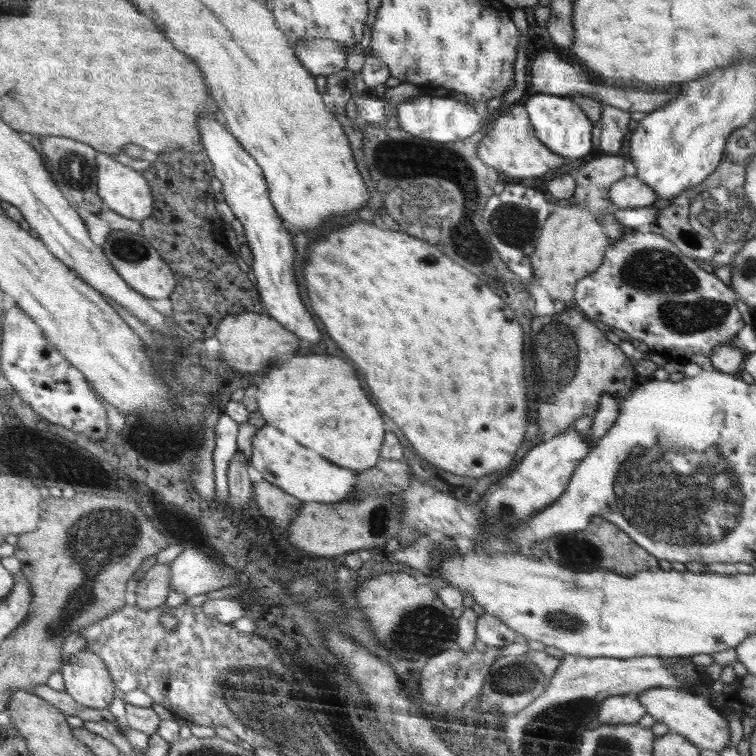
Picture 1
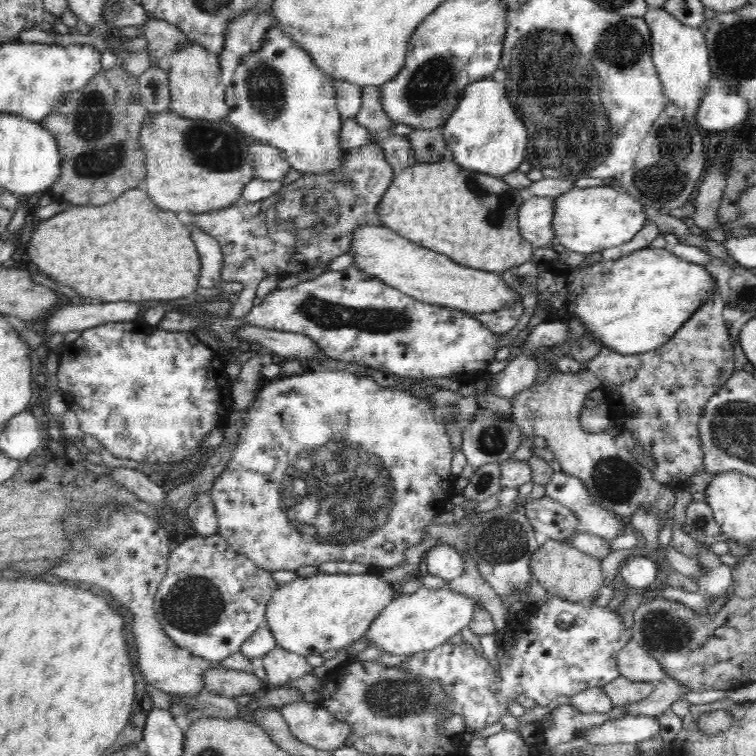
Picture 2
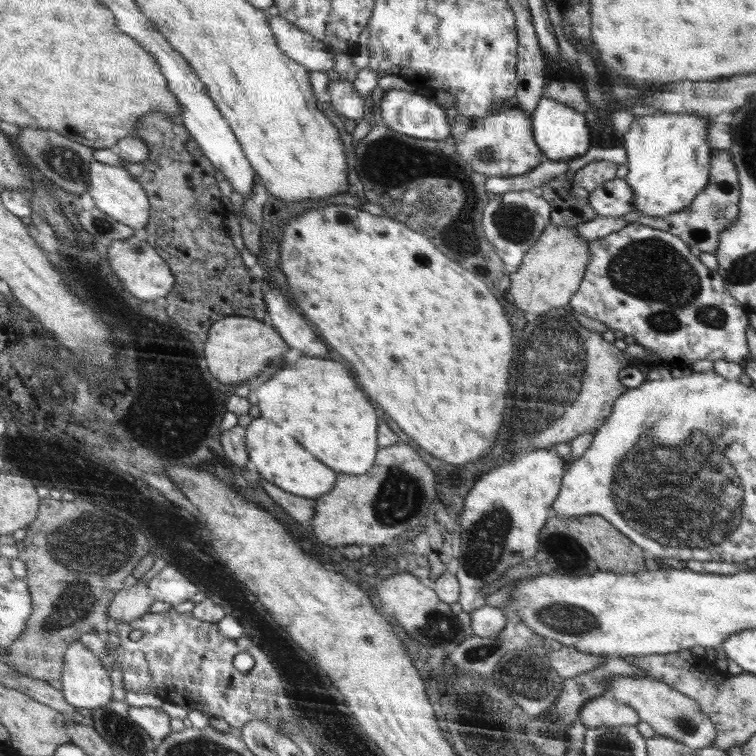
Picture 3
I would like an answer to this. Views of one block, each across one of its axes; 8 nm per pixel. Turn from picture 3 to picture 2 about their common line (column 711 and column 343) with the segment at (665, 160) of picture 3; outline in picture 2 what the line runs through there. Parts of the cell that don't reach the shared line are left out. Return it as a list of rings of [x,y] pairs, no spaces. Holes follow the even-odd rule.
[[[270,8],[248,10],[244,18],[236,18],[228,26],[232,38],[228,38],[228,50],[222,50],[219,55],[220,78],[226,87],[224,101],[229,108],[226,120],[256,141],[280,149],[291,168],[301,174],[339,173],[346,150],[339,145],[342,116],[337,109],[332,79],[314,66],[312,58],[276,25],[269,12]]]

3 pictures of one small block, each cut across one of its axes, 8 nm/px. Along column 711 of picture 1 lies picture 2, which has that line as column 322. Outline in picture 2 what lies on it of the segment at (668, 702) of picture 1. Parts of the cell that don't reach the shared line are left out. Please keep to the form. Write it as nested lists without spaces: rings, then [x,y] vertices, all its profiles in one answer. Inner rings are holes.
[[[320,700],[290,703],[279,711],[283,714],[292,735],[316,749],[334,751],[351,737],[351,726],[335,719]]]

